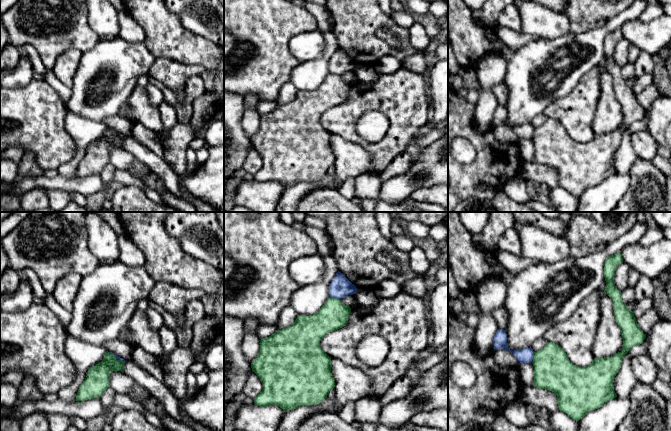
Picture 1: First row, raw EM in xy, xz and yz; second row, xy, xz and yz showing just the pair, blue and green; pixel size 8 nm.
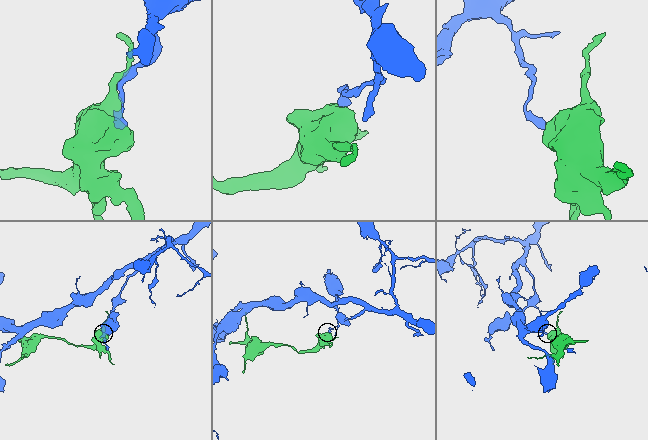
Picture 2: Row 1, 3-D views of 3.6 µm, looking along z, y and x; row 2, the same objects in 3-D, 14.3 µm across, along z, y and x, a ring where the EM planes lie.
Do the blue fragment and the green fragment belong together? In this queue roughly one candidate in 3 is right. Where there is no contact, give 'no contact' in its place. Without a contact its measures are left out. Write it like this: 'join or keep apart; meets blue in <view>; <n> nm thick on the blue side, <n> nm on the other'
keep apart; meets blue in yz; 120 nm thick on the blue side, 300 nm on the other

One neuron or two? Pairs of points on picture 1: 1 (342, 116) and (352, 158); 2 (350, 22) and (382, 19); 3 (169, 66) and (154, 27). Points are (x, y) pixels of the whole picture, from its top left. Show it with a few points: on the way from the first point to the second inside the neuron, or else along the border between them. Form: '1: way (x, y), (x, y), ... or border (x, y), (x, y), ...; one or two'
1: border (331, 133), (357, 143), (369, 152); two
2: way (358, 19), (374, 19); one
3: border (157, 56), (189, 64); two

